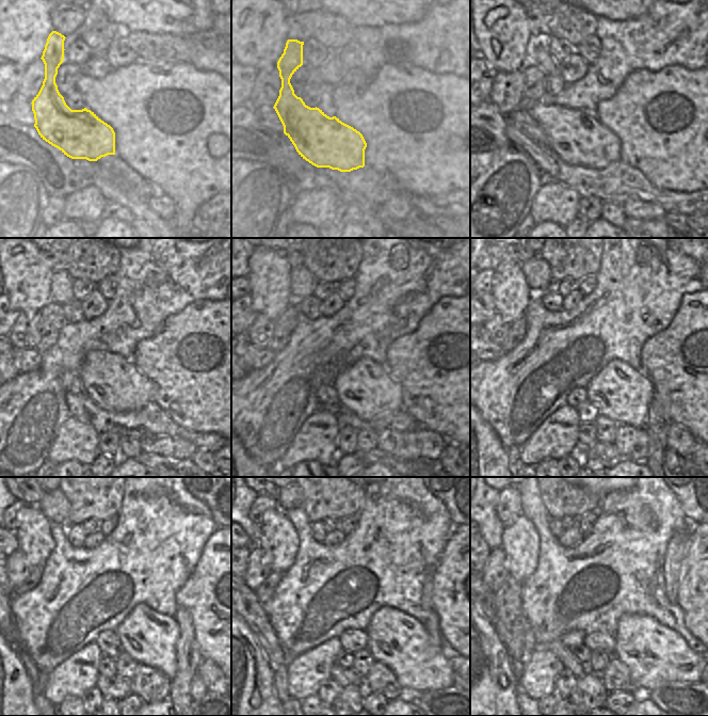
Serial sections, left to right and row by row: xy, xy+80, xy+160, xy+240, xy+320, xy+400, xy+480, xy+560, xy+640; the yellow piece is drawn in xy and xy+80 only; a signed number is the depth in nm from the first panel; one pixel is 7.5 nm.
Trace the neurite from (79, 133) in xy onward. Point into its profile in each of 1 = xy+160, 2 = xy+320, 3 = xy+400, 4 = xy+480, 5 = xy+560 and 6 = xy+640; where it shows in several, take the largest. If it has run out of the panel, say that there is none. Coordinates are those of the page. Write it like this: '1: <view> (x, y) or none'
1: xy+160 (578, 138)
2: xy+320 (367, 390)
3: xy+400 (621, 393)
4: xy+480 (149, 637)
5: xy+560 (397, 639)
6: xy+640 (654, 654)

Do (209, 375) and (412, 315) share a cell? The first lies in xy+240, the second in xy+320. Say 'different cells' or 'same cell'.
different cells

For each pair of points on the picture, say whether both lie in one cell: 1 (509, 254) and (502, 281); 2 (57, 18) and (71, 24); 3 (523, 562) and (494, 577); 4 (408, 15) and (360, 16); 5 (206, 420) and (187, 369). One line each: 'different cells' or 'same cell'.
1: different cells
2: same cell
3: different cells
4: same cell
5: same cell

